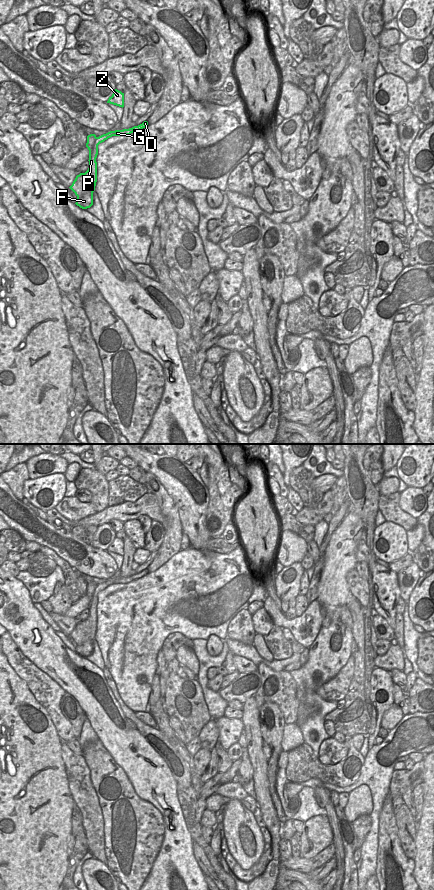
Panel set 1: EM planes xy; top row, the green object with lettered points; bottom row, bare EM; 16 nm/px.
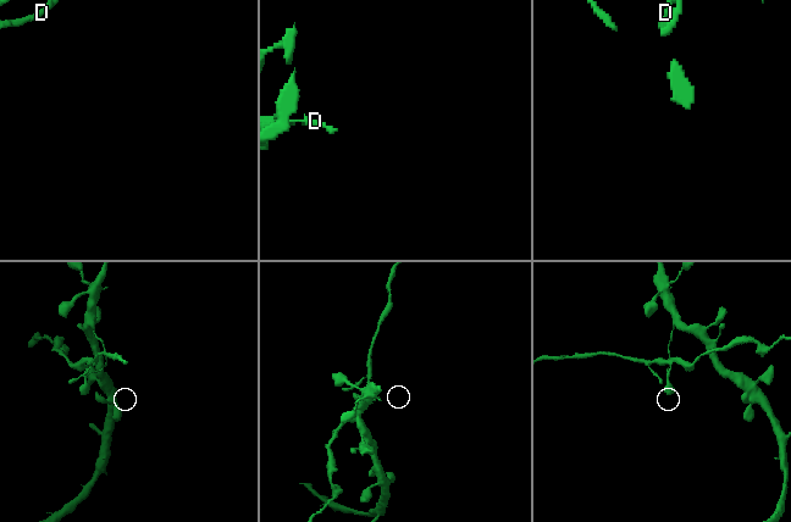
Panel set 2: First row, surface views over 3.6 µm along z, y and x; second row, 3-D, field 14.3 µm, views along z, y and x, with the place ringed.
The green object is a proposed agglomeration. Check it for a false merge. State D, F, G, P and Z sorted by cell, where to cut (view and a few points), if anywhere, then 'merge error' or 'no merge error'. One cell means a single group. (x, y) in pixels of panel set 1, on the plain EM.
D G / F P Z | xy (97, 585), (95, 593) | merge error

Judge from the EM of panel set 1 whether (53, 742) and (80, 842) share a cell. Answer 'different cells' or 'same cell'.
different cells

